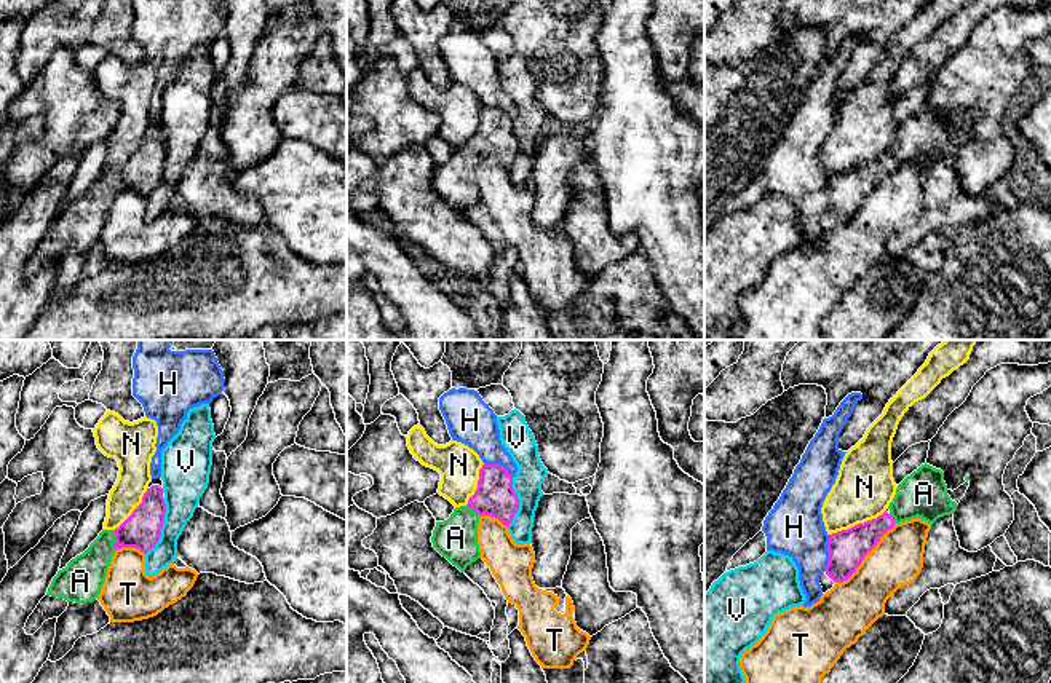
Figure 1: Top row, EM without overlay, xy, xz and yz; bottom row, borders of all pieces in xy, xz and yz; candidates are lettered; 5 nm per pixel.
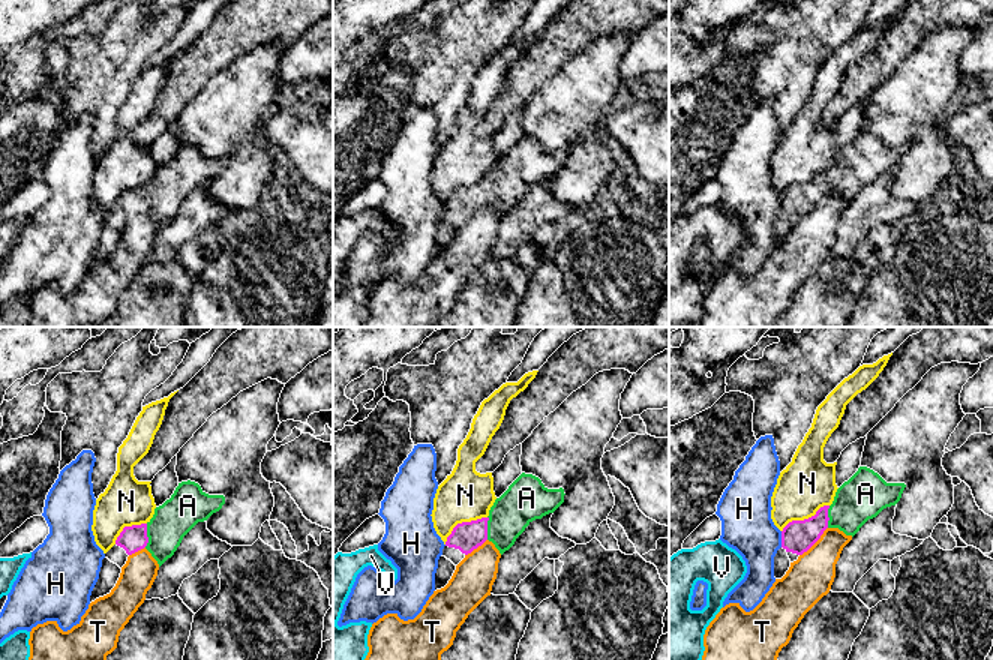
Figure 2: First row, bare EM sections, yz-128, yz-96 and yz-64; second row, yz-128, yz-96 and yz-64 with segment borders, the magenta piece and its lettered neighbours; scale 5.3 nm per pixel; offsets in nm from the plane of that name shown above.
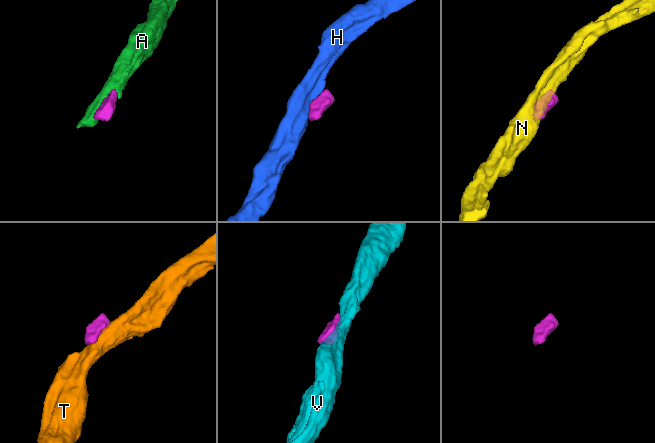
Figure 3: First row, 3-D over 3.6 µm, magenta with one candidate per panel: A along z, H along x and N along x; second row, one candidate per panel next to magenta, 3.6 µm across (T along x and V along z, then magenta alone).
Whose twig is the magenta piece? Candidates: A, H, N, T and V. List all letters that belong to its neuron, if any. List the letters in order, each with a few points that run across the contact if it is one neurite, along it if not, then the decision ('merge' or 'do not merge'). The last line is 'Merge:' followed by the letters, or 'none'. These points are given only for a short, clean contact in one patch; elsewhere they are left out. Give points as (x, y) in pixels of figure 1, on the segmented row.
A: xy (142, 529), (115, 540), (83, 576) | merge
H: yz (829, 535), (828, 565), (824, 570) | do not merge
N: do not merge
T: yz (895, 524), (861, 564), (845, 580), (836, 583) | do not merge
V: do not merge
Merge: A

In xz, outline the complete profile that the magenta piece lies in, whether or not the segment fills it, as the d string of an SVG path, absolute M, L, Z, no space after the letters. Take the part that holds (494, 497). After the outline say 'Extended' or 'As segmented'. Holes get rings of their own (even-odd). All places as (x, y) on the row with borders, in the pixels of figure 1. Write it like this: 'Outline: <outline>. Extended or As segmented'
Outline: M482 464L478 488L466 506L455 507L444 522L436 522L431 543L454 567L465 573L466 567L481 559L478 523L481 515L513 522L519 498L513 490L513 476L500 464Z. Extended

